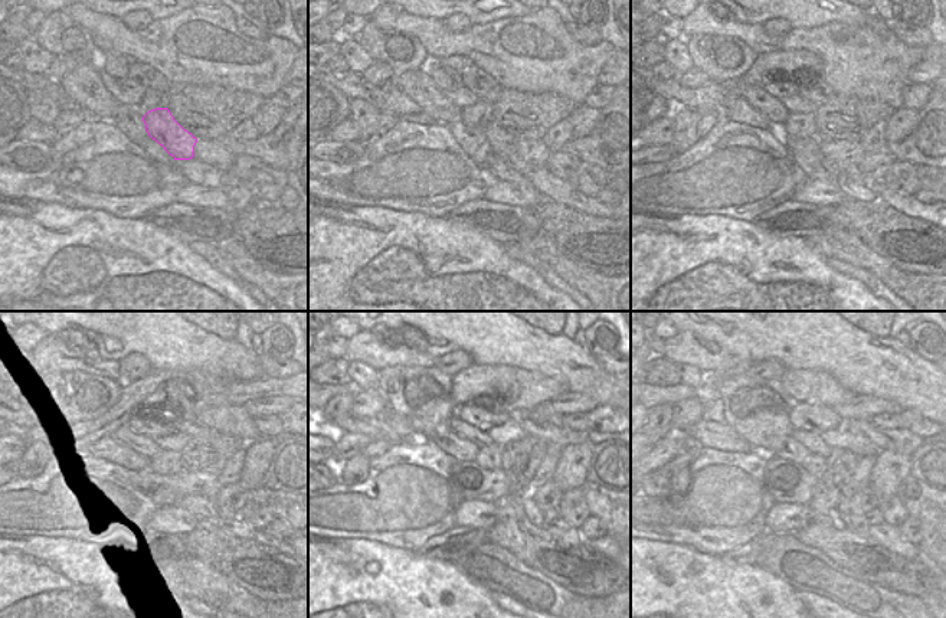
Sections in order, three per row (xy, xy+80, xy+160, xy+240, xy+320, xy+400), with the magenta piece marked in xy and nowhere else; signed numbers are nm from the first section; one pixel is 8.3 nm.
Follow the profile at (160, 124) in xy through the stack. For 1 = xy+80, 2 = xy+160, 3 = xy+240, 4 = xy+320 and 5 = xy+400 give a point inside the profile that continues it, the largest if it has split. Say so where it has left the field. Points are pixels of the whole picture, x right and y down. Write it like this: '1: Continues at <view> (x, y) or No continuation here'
1: Continues at xy+80 (504, 146)
2: Continues at xy+160 (851, 172)
3: Continues at xy+240 (225, 513)
4: Continues at xy+320 (553, 514)
5: Continues at xy+400 (874, 517).

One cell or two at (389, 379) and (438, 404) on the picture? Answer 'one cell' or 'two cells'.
one cell

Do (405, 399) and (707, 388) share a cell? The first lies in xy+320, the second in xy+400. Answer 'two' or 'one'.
two

